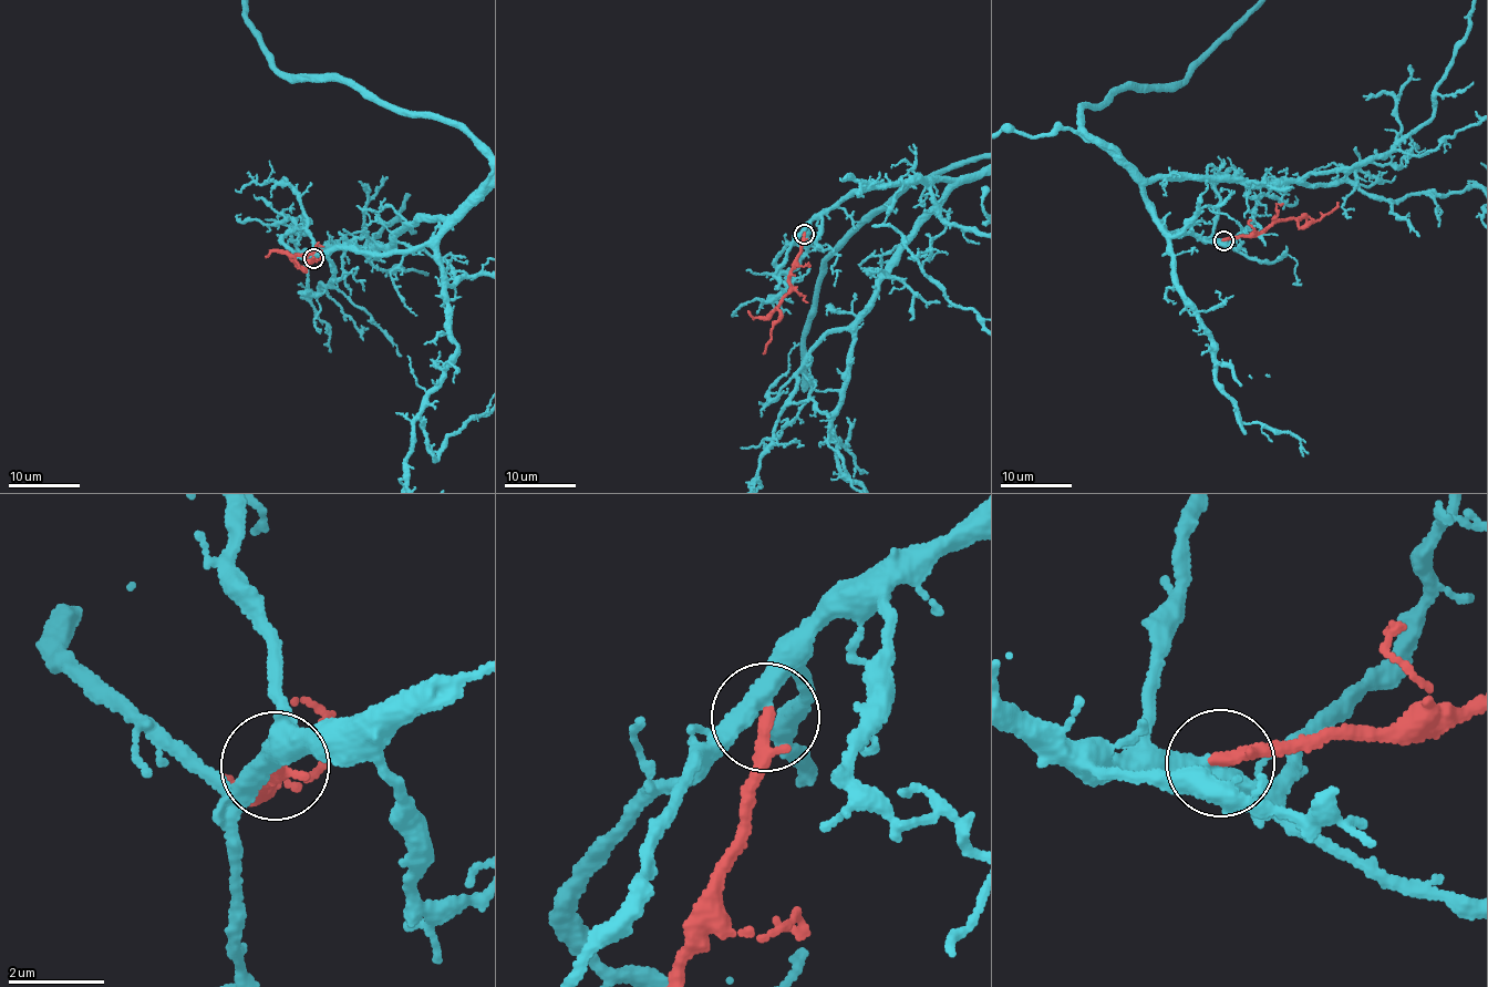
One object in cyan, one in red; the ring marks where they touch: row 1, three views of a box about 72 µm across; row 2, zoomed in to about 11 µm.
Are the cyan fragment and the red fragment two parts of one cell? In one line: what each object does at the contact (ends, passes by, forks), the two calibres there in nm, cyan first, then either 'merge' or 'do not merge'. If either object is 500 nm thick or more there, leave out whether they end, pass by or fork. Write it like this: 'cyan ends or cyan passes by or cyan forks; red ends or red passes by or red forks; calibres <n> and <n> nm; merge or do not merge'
cyan passes by; red ends; calibres 400 and 320 nm; merge

